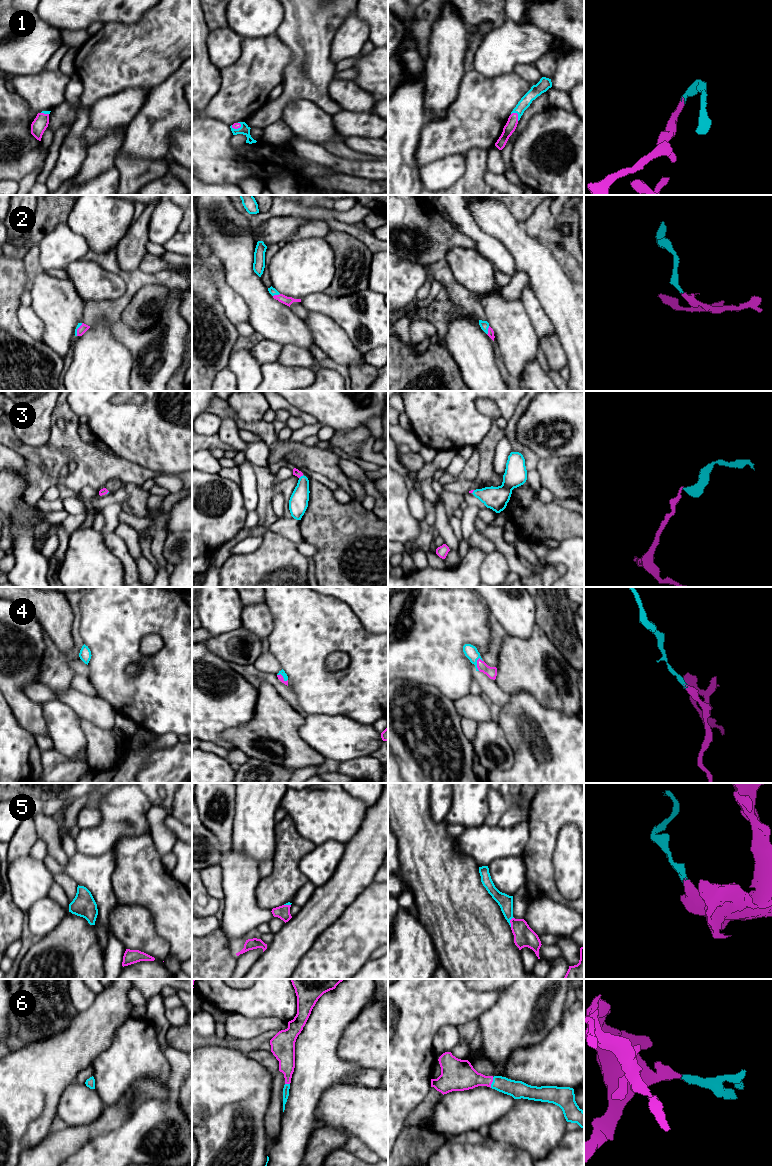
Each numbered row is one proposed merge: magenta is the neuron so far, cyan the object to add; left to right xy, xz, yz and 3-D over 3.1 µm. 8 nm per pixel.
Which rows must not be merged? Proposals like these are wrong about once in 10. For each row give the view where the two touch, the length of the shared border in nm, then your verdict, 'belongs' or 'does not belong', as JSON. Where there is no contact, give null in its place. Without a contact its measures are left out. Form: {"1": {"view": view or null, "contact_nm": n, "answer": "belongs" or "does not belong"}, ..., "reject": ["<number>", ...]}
{"1": {"view": "yz", "contact_nm": 90, "answer": "belongs"}, "2": {"view": "yz", "contact_nm": 70, "answer": "belongs"}, "3": {"view": "xz", "contact_nm": 50, "answer": "belongs"}, "4": {"view": "yz", "contact_nm": 110, "answer": "belongs"}, "5": {"view": "yz", "contact_nm": 80, "answer": "belongs"}, "6": {"view": "yz", "contact_nm": 90, "answer": "belongs"}, "reject": []}

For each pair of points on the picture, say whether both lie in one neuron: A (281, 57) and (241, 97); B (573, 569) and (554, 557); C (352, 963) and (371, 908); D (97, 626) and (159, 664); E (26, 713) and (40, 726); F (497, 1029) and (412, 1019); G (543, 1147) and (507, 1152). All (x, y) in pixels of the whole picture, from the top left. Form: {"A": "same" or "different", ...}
{"A": "same", "B": "same", "C": "same", "D": "same", "E": "same", "F": "different", "G": "different"}

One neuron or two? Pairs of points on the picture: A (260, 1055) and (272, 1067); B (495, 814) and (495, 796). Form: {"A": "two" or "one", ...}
{"A": "one", "B": "one"}

